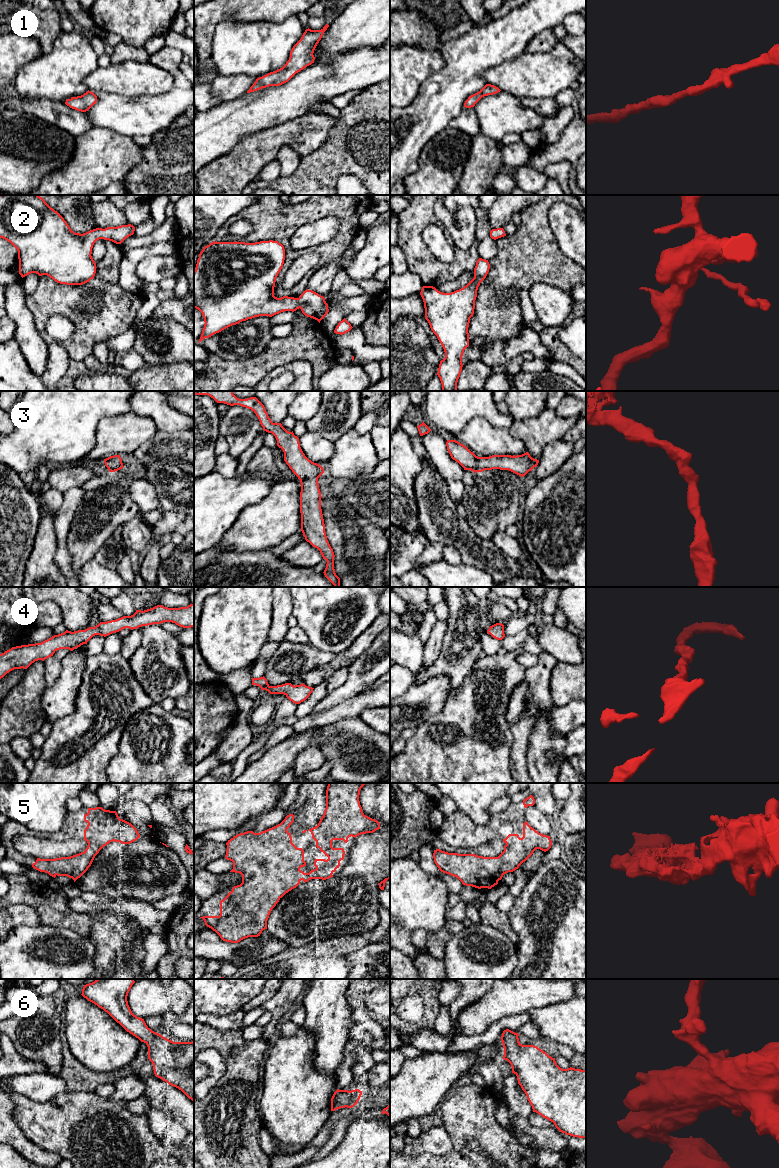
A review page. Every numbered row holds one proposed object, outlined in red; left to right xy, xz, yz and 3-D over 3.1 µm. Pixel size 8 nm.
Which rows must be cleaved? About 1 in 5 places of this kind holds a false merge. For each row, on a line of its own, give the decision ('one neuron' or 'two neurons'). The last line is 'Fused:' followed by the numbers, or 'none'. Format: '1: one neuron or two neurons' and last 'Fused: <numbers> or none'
1: one neuron
2: one neuron
3: one neuron
4: one neuron
5: one neuron
6: one neuron
Fused: none

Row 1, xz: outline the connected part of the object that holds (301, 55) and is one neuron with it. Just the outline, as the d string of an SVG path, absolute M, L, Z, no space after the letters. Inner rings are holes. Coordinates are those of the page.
M326 24L321 30L306 29L301 39L293 46L286 64L274 72L257 78L247 93L269 86L282 85L288 82L296 73L314 63L314 50L328 27L329 25Z

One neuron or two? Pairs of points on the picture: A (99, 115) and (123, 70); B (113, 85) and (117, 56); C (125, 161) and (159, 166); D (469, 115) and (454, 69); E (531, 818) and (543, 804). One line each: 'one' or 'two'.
A: two
B: two
C: two
D: two
E: two

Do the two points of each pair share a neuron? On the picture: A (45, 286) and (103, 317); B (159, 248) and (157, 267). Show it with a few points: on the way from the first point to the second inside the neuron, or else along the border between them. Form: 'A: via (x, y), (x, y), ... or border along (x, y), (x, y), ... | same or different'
A: via (59, 299), (72, 312), (89, 316) | same
B: border along (175, 251), (169, 254), (146, 256), (137, 267) | different

